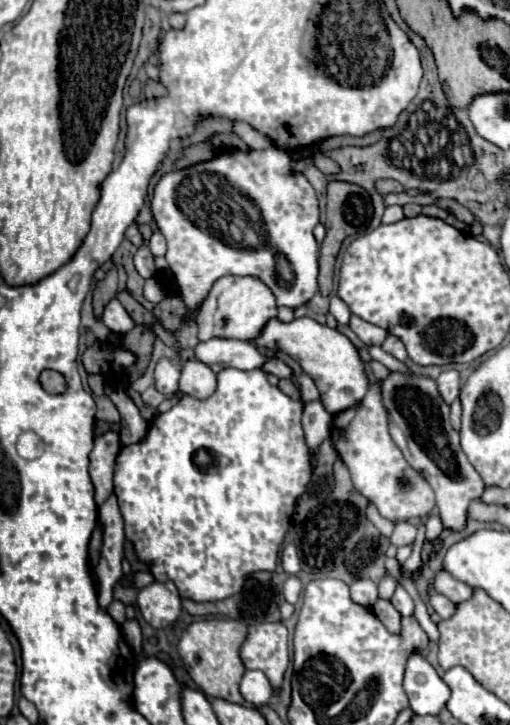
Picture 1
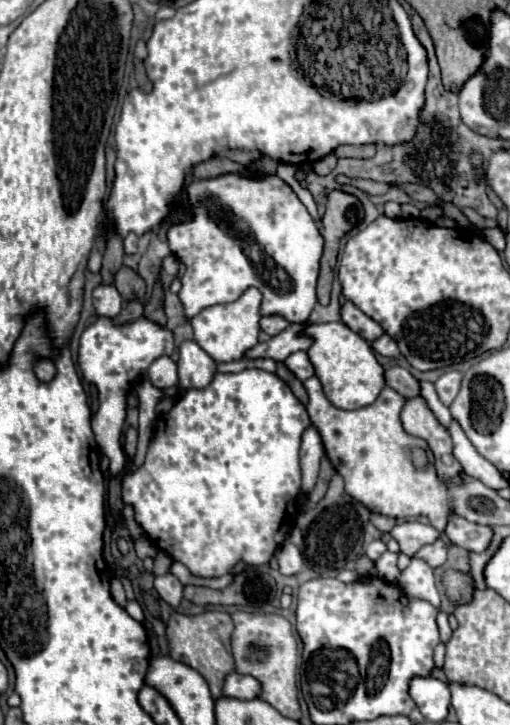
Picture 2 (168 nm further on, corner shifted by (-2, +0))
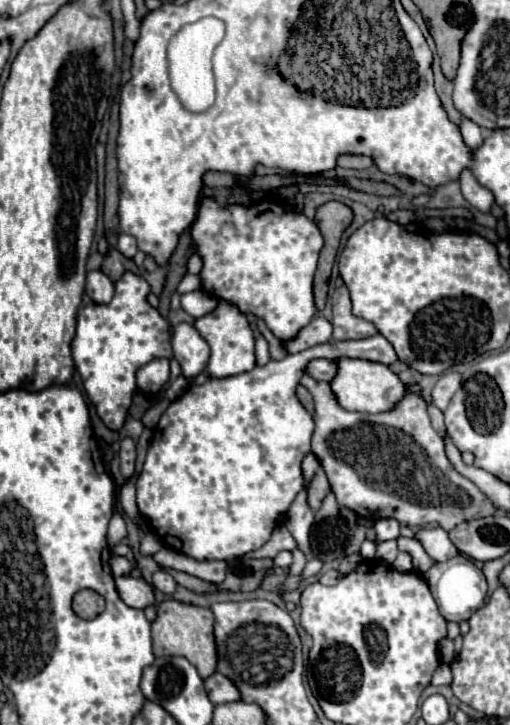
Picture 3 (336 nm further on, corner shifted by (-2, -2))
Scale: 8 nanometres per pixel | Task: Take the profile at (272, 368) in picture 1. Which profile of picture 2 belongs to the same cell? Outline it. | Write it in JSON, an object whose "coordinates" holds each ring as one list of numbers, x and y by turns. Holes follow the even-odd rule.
{"coordinates":[[294,352,294,354,290,354,290,356,284,360,284,366,286,366,298,380,302,380,302,382,314,374,314,368,312,368,306,352]]}

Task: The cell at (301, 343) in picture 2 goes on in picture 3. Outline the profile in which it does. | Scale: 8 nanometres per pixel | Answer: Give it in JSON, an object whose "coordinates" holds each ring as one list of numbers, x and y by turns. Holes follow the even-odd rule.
{"coordinates":[[316,316,306,328,300,330,300,334,298,334,294,340,284,342,284,348,286,348,288,352,292,352,292,354,294,354,294,352,302,352,302,350,306,350,306,348,310,348,310,346,328,342,330,336,332,336,332,324,330,324,326,318]]}

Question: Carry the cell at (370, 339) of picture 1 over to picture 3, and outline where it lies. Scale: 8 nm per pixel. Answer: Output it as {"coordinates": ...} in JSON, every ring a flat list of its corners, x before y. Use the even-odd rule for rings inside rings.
{"coordinates":[[346,286,336,288,336,292,332,296,332,312,334,312,332,340,370,338,370,336,374,336,378,332,372,322,362,320,362,318,352,314,352,304,350,304,350,296,348,296]]}

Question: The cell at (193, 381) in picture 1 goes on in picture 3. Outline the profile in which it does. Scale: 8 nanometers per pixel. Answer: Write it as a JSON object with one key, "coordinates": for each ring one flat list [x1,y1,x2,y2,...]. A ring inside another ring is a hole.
{"coordinates":[[182,322,172,330,172,350,186,378,194,378,204,372,210,358,210,348,192,324]]}

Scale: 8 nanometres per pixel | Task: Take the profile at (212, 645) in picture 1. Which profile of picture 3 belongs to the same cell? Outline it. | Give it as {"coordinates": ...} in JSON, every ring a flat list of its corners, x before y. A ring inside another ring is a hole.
{"coordinates":[[164,600,158,604,156,620,152,622,152,644,156,656,184,656,196,666,202,678,216,672,216,646,214,646,214,616,208,608,184,604,178,600]]}

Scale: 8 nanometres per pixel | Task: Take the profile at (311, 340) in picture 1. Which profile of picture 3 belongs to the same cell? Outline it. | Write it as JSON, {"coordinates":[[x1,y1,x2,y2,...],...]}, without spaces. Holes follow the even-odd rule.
{"coordinates":[[338,358,334,362,338,362,338,374,336,374,334,382,330,382,330,386,332,386,332,392,338,398,340,406,346,410,368,412,368,414,388,412,408,394,404,382,398,378,398,374,394,374,384,364,352,360,352,358]]}

